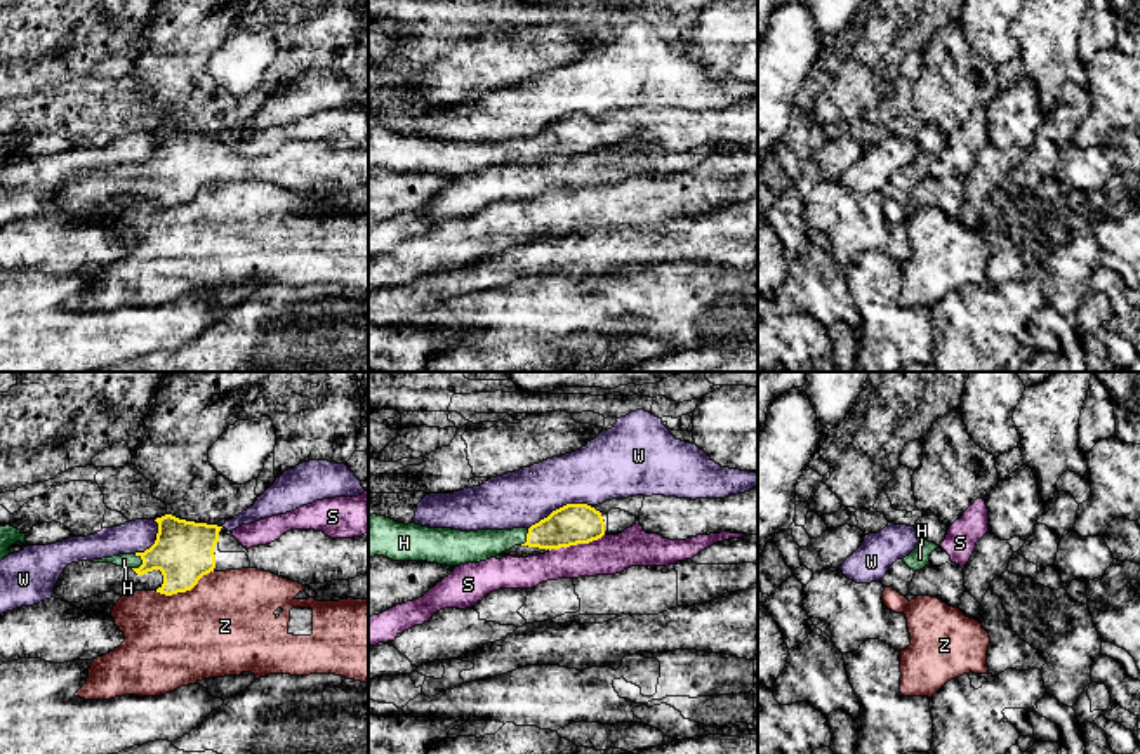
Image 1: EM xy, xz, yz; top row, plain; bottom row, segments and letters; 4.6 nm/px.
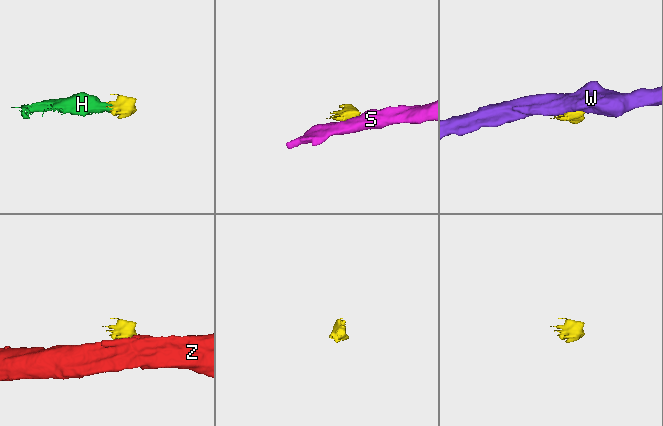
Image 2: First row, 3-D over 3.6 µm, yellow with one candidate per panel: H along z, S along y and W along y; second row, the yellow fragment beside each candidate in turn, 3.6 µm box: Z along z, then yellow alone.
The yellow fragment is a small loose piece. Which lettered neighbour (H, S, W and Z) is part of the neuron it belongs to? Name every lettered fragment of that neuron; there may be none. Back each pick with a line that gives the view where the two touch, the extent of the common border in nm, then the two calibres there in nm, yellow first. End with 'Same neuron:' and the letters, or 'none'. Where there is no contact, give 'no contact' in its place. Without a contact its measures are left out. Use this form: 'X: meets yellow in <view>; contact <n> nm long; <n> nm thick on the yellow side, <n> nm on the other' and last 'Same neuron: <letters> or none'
H: meets yellow in xy; contact 80 nm long; 280 nm thick on the yellow side, 60 nm on the other
Same neuron: H

